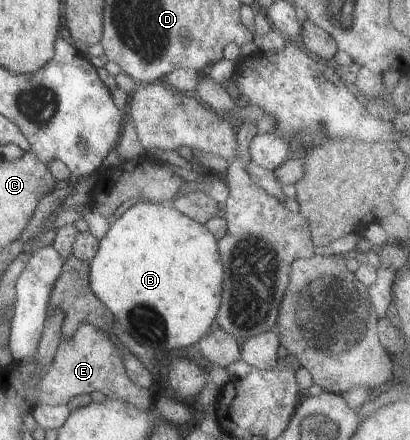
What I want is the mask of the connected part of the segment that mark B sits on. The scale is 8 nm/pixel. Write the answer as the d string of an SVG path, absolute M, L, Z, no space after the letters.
M152 201L128 204L121 209L99 242L96 256L89 262L92 292L105 304L115 321L153 353L196 346L210 331L220 310L223 276L218 241L205 225L178 211L176 205Z

